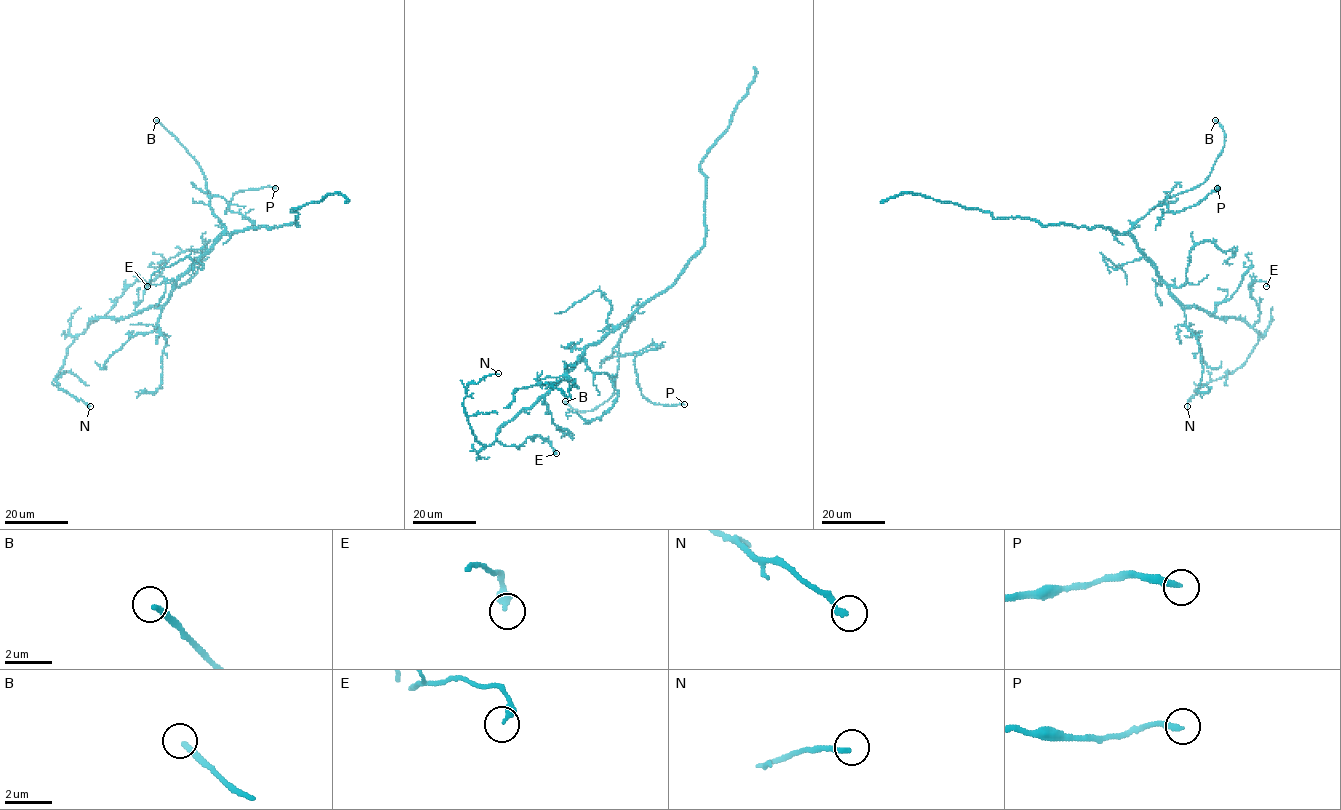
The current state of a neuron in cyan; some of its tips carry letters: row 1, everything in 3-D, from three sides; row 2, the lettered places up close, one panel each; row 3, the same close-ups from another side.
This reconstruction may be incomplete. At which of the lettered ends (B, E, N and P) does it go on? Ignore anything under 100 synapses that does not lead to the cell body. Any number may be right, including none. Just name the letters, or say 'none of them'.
B

